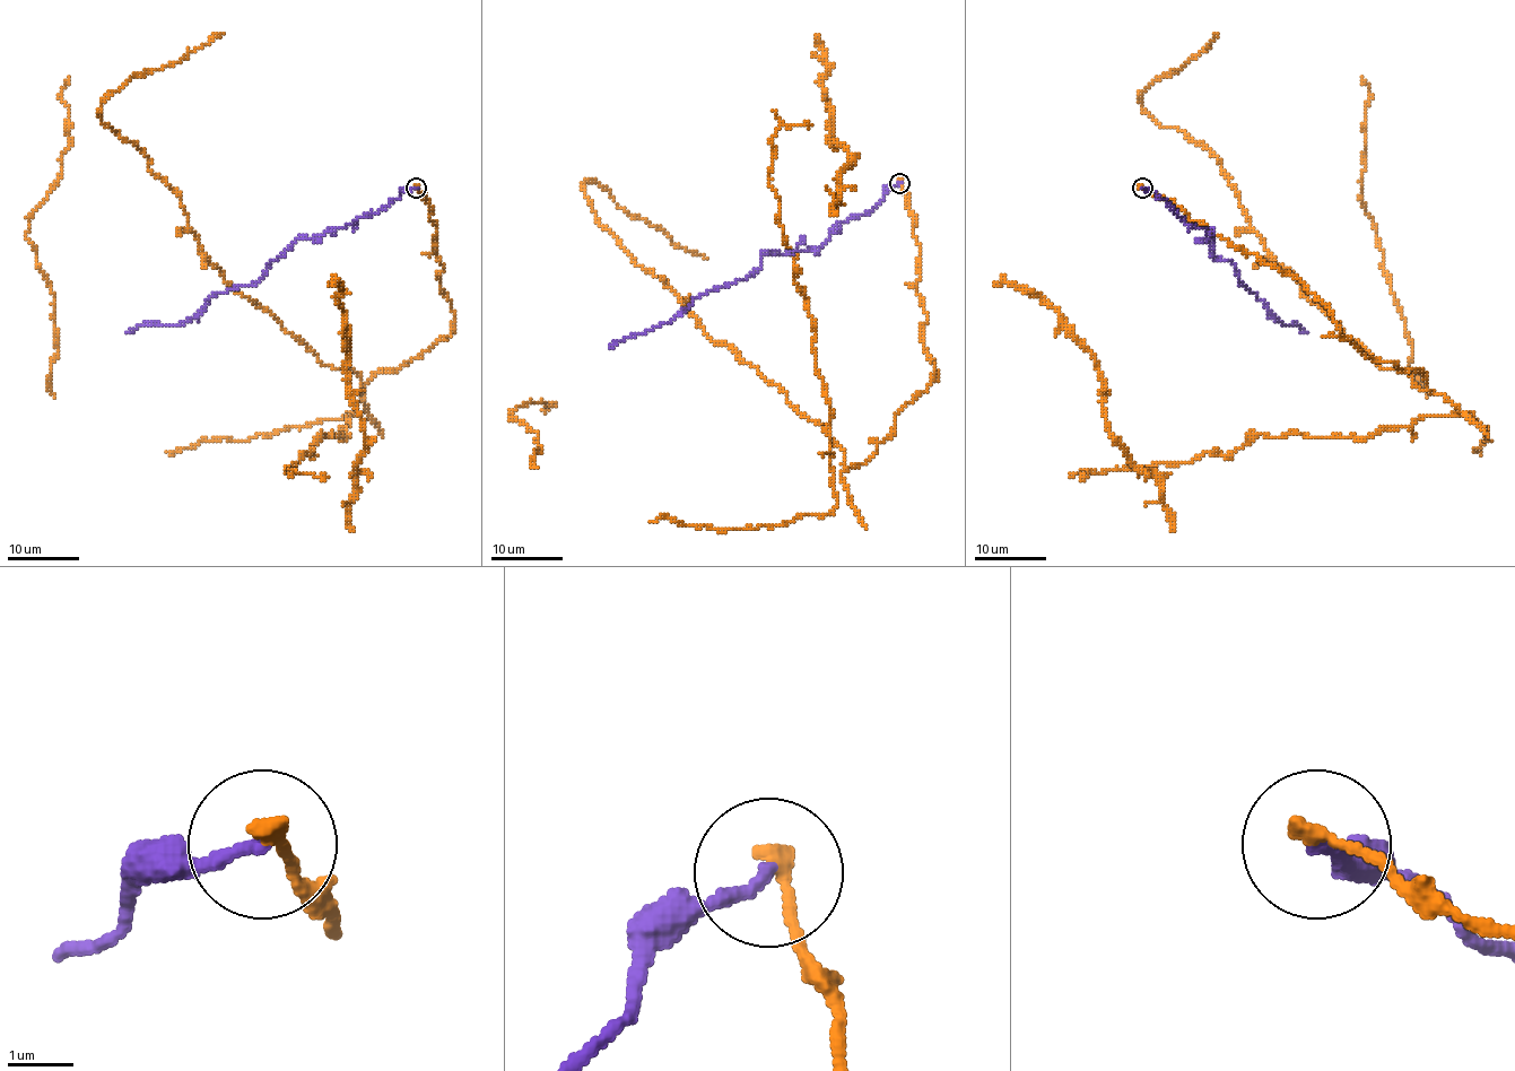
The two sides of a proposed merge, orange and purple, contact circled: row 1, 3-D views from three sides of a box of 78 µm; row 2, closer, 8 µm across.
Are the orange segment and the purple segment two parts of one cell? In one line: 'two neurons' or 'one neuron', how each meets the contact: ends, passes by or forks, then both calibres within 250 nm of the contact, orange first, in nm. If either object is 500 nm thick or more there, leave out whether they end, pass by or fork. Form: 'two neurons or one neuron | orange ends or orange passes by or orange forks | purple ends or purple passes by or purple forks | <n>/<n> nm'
two neurons | orange ends | purple ends | 260/200 nm

